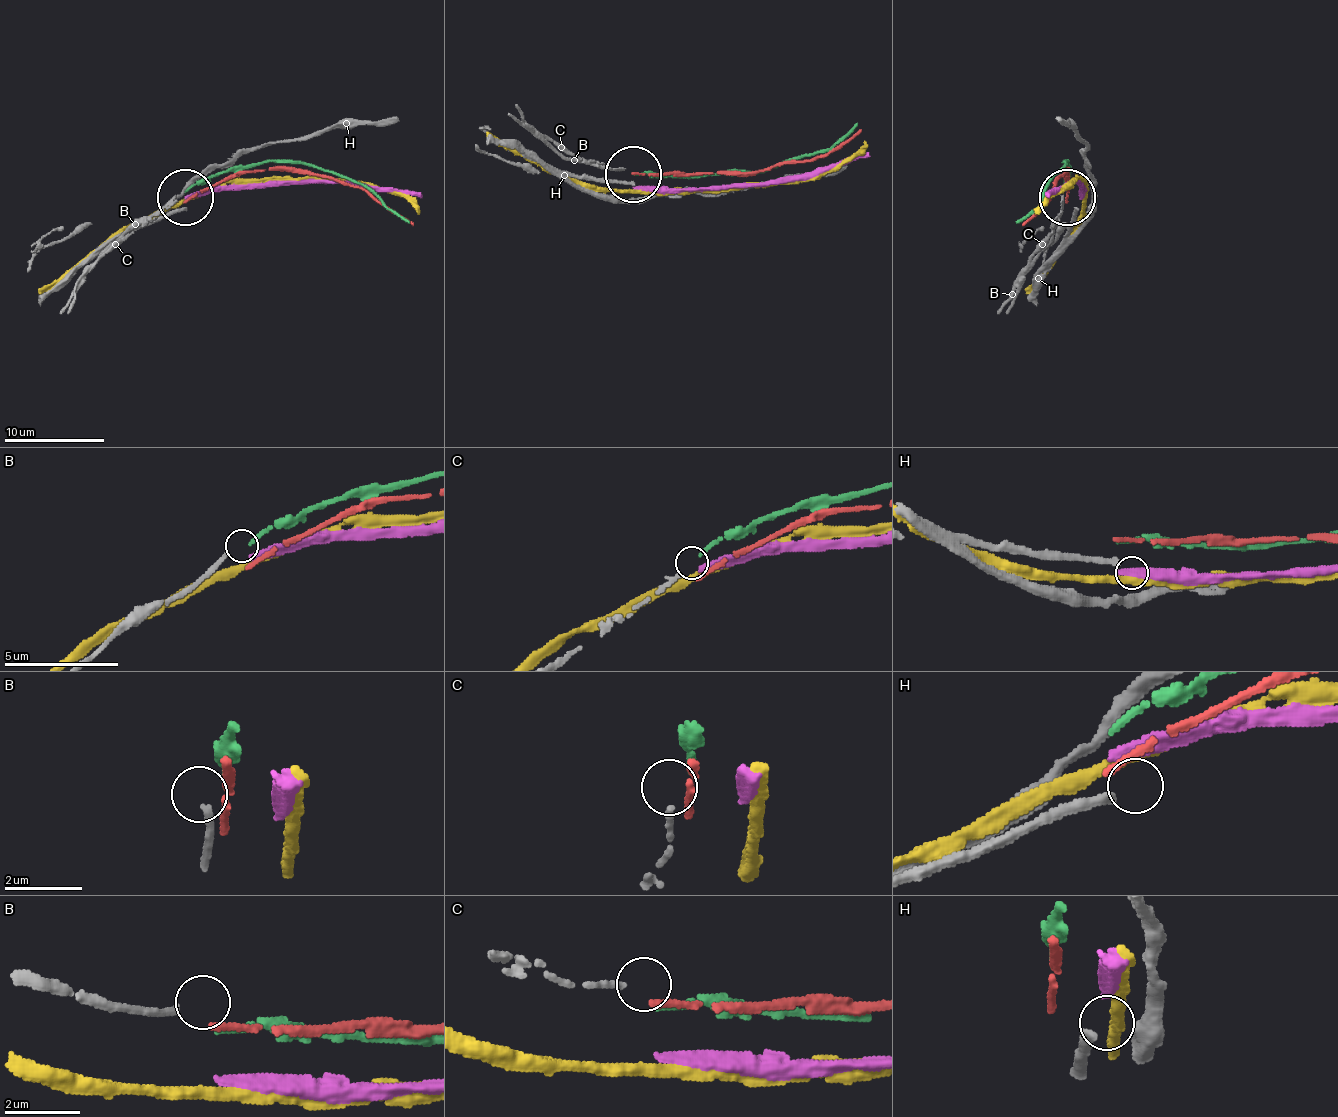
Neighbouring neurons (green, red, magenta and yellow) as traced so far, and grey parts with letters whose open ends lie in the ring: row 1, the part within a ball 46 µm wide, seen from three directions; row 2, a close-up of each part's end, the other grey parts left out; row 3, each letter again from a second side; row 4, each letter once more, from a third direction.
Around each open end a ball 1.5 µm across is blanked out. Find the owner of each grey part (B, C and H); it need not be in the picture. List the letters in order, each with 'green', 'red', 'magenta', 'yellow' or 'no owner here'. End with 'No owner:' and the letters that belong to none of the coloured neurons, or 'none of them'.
B: no owner here
C: no owner here
H: no owner here
No owner: B, C, H

